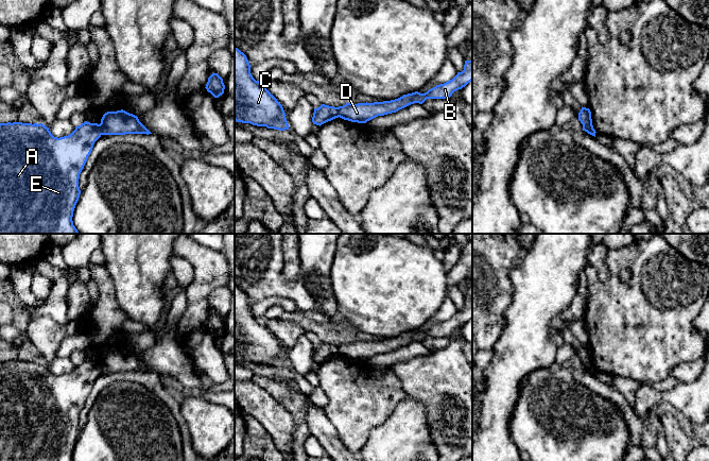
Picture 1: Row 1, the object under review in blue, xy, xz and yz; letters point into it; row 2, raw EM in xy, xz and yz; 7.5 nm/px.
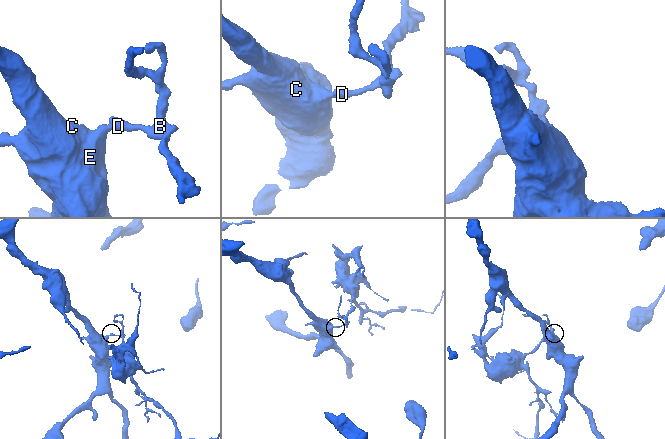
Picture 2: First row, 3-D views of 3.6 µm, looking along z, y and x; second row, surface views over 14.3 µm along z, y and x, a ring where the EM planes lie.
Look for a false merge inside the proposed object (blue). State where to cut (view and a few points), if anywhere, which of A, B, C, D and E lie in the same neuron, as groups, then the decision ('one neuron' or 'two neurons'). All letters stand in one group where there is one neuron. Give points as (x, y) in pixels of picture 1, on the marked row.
xy (99, 124), (102, 134) | A C E / B D | two neurons

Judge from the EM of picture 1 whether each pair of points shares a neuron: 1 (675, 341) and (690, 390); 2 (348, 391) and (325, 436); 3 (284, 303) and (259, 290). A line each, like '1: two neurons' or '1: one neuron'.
1: two neurons
2: two neurons
3: two neurons

